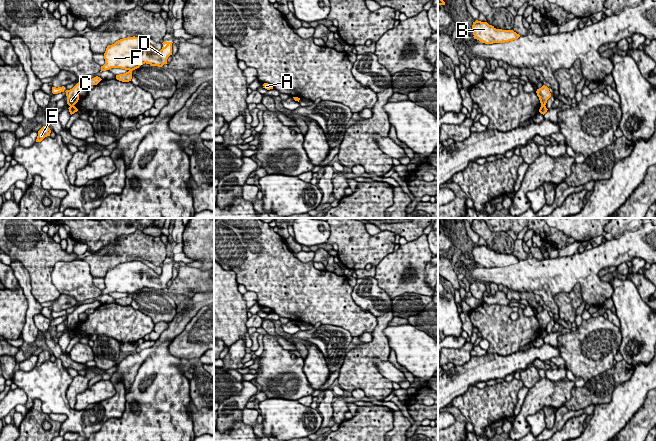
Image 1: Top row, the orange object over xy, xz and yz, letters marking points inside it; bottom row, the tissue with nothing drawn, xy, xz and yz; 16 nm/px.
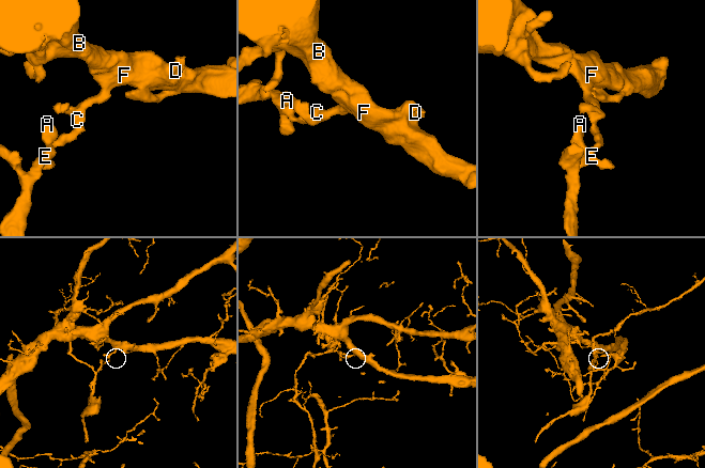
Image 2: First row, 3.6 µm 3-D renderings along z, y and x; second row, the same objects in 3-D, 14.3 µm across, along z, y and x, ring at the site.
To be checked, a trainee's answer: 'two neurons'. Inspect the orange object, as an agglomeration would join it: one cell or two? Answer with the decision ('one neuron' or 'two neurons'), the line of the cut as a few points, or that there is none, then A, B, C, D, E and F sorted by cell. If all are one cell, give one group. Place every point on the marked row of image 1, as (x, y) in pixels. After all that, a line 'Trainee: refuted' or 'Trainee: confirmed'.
two neurons; cut xy (70, 105), (73, 106); groups A E / B C D F
Trainee: confirmed

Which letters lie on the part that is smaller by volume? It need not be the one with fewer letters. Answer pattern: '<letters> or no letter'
A, E

